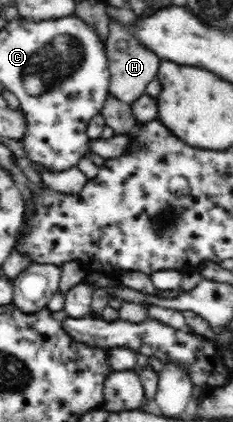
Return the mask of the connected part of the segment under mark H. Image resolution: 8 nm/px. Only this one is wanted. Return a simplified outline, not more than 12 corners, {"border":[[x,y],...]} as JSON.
{"border":[[110,20],[109,94],[131,106],[160,58]]}

